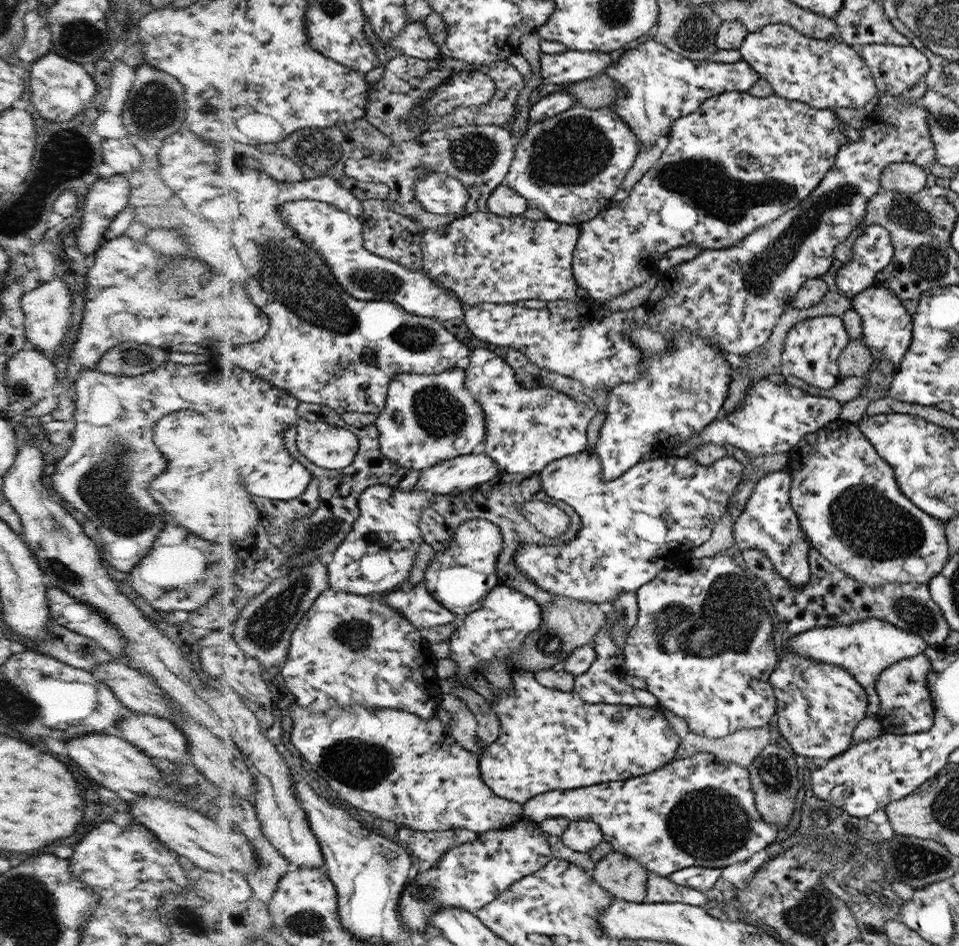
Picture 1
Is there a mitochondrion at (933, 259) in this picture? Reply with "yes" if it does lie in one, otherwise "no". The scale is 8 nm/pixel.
yes

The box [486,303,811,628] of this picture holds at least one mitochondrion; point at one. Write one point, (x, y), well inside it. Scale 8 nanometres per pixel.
(691, 389)

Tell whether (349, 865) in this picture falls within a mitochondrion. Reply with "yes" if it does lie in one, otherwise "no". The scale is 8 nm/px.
no

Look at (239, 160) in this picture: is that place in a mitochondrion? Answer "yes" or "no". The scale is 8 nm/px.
no

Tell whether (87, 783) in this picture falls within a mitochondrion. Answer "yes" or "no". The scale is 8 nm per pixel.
no

